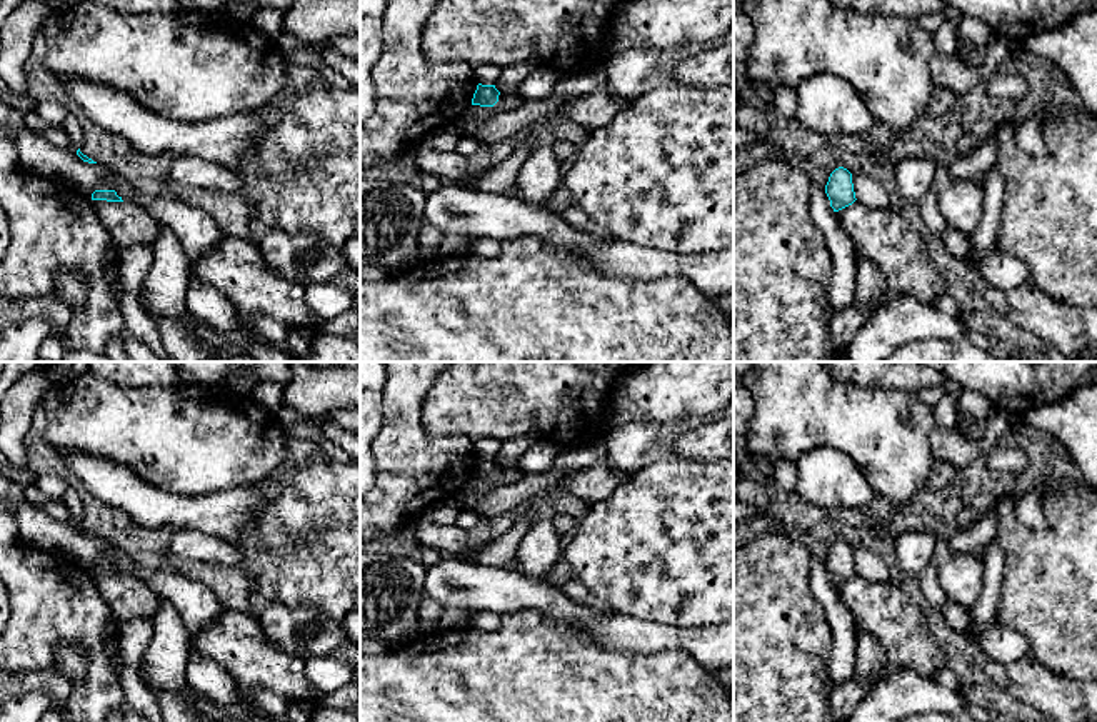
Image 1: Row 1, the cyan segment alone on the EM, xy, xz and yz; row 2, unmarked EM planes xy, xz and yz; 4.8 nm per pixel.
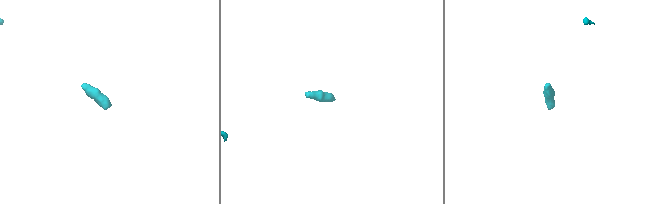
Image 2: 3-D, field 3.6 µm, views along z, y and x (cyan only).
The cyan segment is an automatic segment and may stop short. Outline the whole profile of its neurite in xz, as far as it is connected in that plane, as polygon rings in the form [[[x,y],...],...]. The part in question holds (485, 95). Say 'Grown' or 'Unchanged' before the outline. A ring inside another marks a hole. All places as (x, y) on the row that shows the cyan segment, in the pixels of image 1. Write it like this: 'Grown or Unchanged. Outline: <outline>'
Unchanged. Outline: [[[477,85],[477,90],[472,98],[472,105],[480,107],[493,107],[498,102],[500,92],[495,88],[495,85]]]

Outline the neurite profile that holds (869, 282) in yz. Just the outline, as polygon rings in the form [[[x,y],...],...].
[[[867,257],[855,258],[855,292],[854,300],[844,310],[834,313],[830,320],[830,338],[840,352],[849,348],[857,332],[874,313],[874,305],[885,293],[885,278],[880,268]]]

